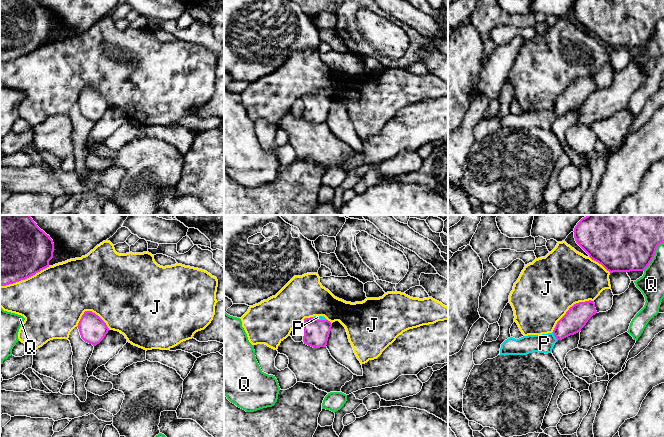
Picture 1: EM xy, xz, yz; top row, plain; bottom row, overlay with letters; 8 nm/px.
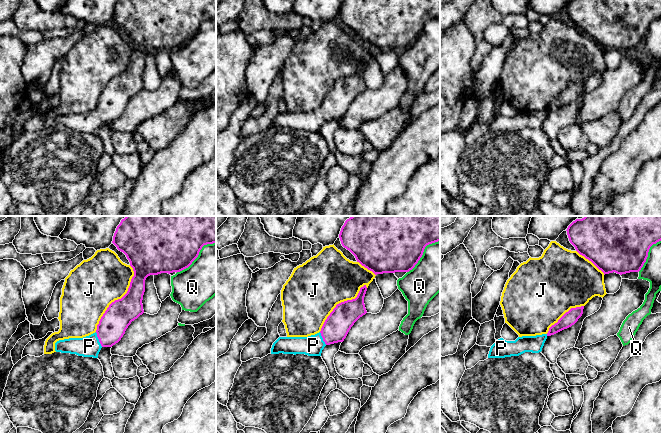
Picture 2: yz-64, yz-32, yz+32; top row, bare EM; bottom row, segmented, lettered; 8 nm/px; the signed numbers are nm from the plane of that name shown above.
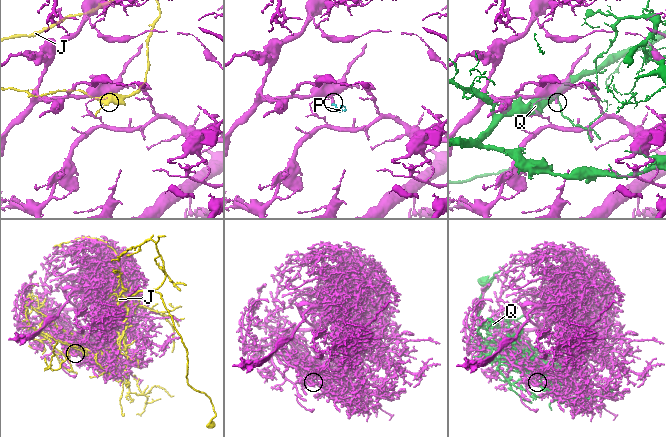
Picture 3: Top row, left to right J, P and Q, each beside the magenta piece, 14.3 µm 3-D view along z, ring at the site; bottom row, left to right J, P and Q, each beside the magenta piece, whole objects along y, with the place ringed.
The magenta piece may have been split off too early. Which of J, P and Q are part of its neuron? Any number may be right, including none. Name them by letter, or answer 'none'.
P

